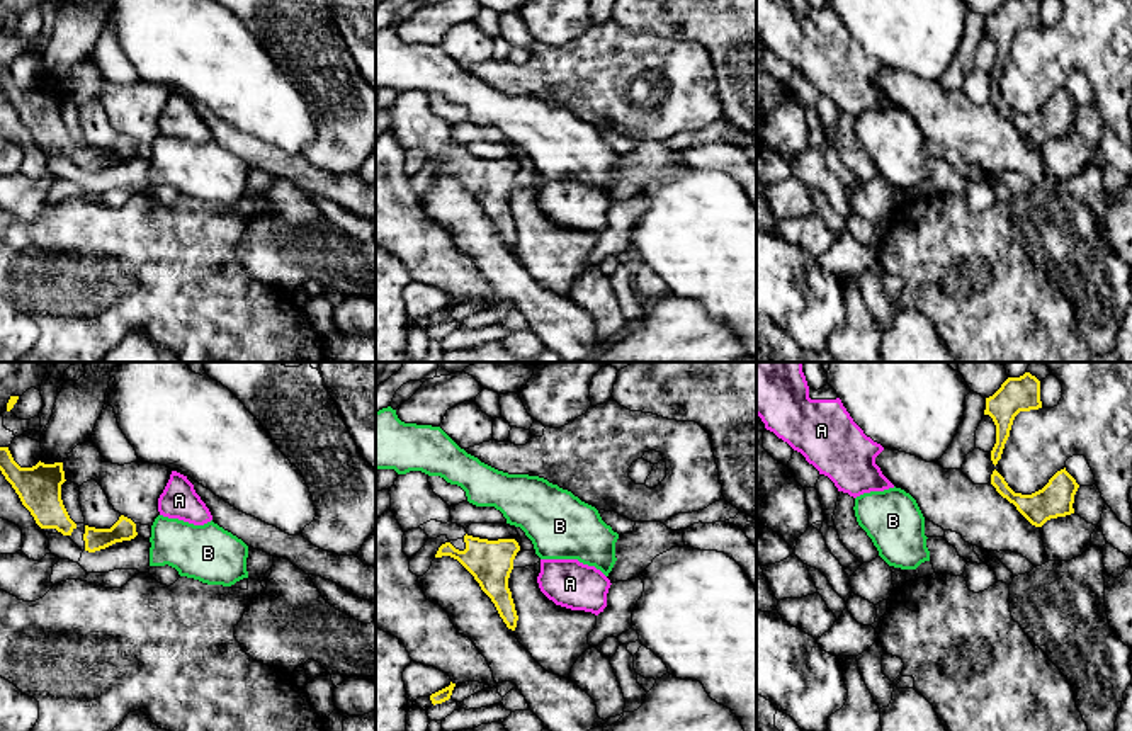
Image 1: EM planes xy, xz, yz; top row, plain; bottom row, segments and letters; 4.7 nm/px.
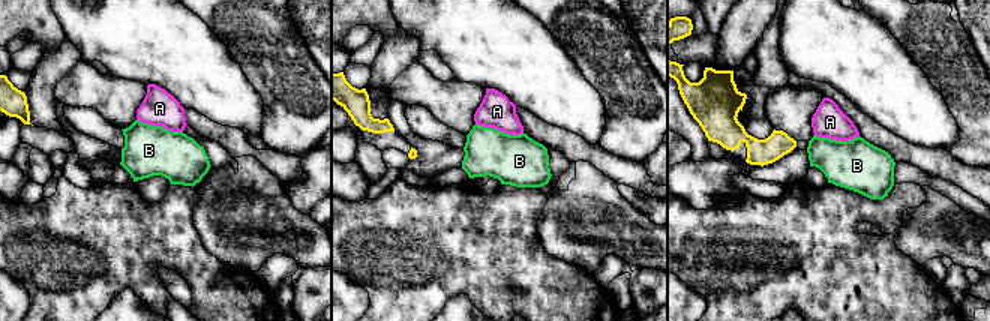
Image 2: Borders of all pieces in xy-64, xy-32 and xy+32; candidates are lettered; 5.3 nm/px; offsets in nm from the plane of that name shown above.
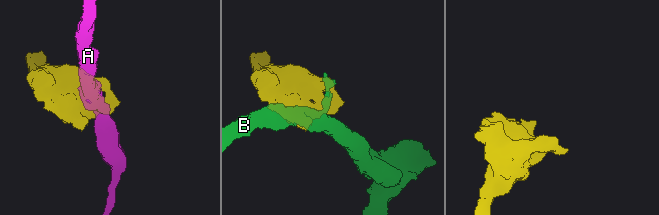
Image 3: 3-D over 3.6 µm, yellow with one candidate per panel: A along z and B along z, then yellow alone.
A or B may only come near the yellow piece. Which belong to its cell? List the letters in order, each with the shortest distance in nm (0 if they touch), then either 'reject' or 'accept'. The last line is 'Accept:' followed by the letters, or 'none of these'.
A: 110 nm apart; reject
B: 60 nm apart; reject
Accept: none of these

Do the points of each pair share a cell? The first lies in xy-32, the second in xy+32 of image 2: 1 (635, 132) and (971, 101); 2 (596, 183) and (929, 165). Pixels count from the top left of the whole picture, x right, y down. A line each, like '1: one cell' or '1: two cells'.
1: one cell
2: two cells

